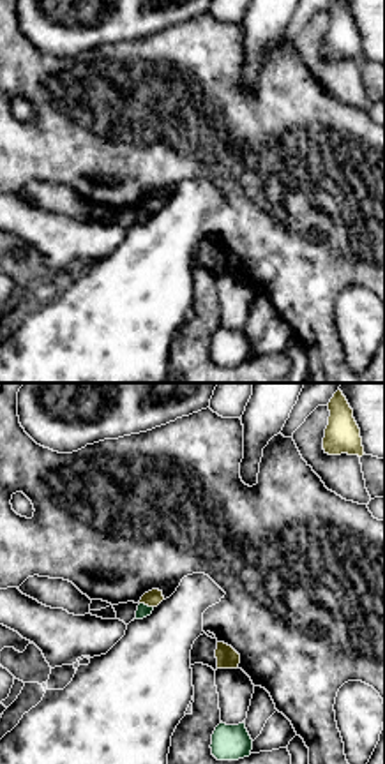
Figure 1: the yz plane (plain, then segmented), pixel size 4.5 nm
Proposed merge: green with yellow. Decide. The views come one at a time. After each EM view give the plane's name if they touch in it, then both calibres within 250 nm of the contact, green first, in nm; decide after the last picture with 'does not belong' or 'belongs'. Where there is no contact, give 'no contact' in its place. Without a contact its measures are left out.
meets green in yz; 60 nm thick on the green side, 80 nm on the other

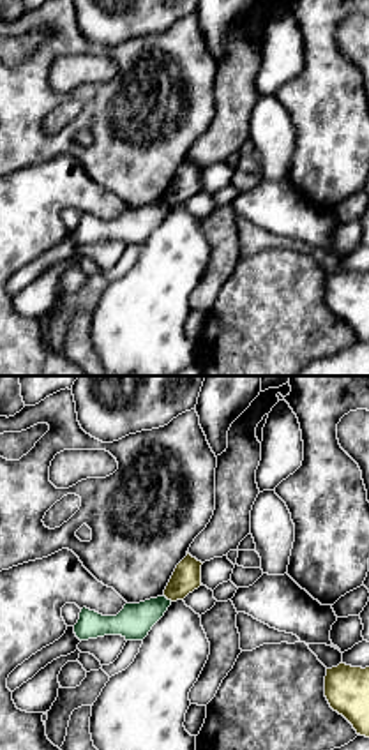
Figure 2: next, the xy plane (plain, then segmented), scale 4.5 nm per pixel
meets green in xy; 160 nm thick on the green side, 130 nm on the other

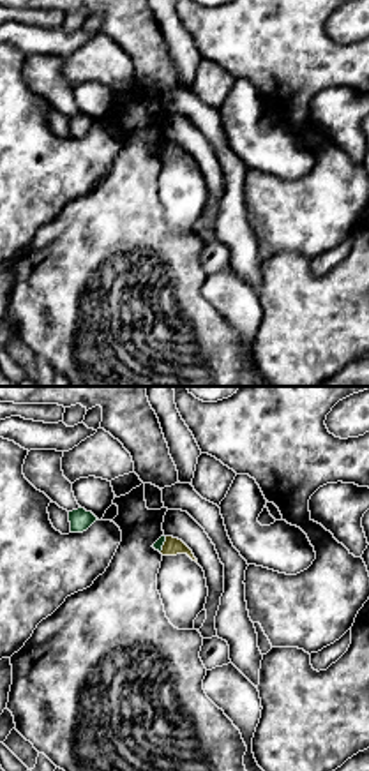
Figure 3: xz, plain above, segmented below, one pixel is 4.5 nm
meets green in xz; 50 nm thick on the green side, 80 nm on the other

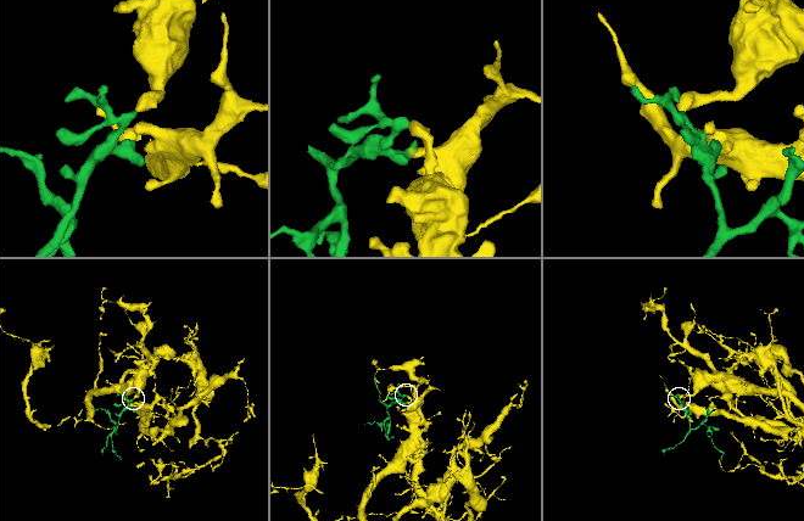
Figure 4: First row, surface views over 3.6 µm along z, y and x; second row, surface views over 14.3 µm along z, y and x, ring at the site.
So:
does not belong

